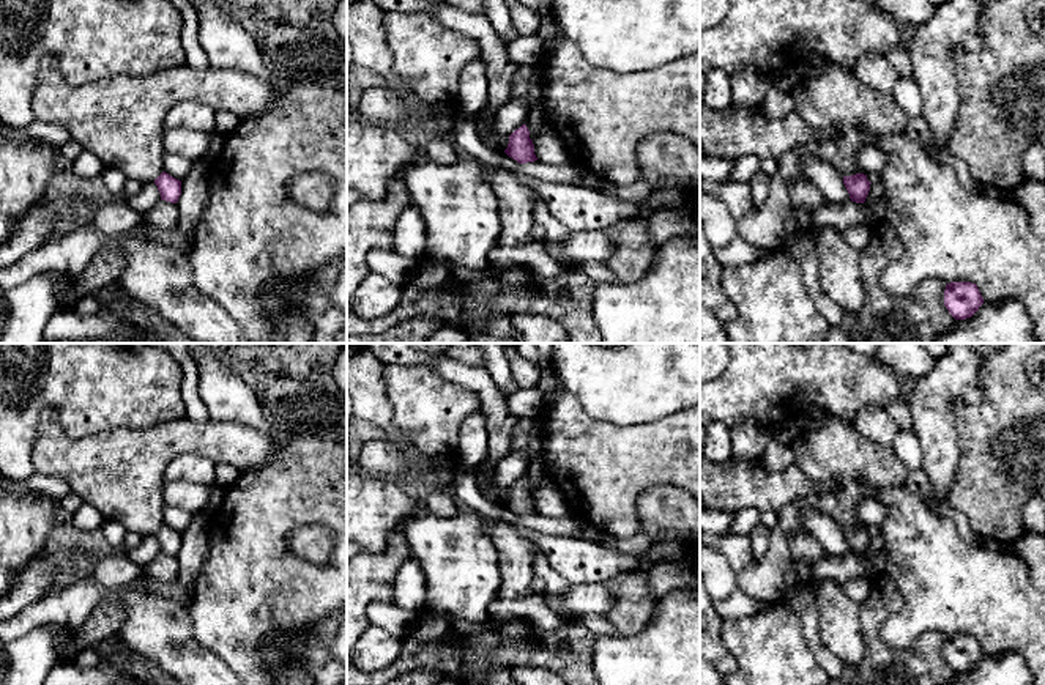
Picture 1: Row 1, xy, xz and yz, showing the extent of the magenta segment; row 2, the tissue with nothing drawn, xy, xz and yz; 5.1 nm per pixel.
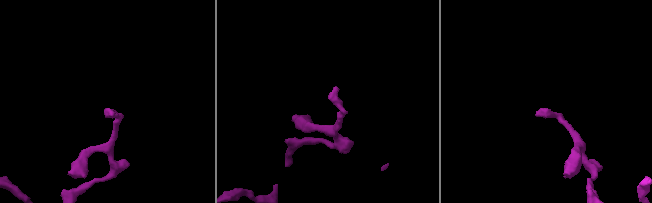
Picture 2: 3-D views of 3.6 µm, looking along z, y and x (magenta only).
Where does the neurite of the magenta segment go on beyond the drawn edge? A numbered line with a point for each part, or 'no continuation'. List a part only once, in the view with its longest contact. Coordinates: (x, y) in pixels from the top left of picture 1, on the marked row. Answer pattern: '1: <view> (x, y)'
no continuation

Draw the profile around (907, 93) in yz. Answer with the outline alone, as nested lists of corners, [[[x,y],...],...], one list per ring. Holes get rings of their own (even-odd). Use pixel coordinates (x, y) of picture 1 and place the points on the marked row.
[[[898,76],[892,96],[909,118],[922,115],[922,96],[913,77]]]

